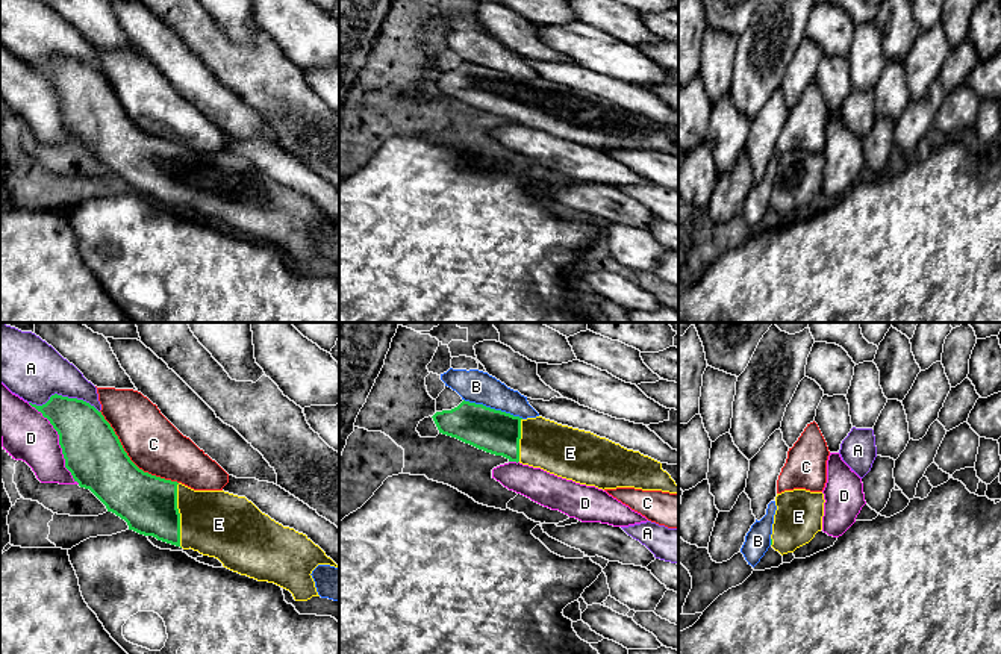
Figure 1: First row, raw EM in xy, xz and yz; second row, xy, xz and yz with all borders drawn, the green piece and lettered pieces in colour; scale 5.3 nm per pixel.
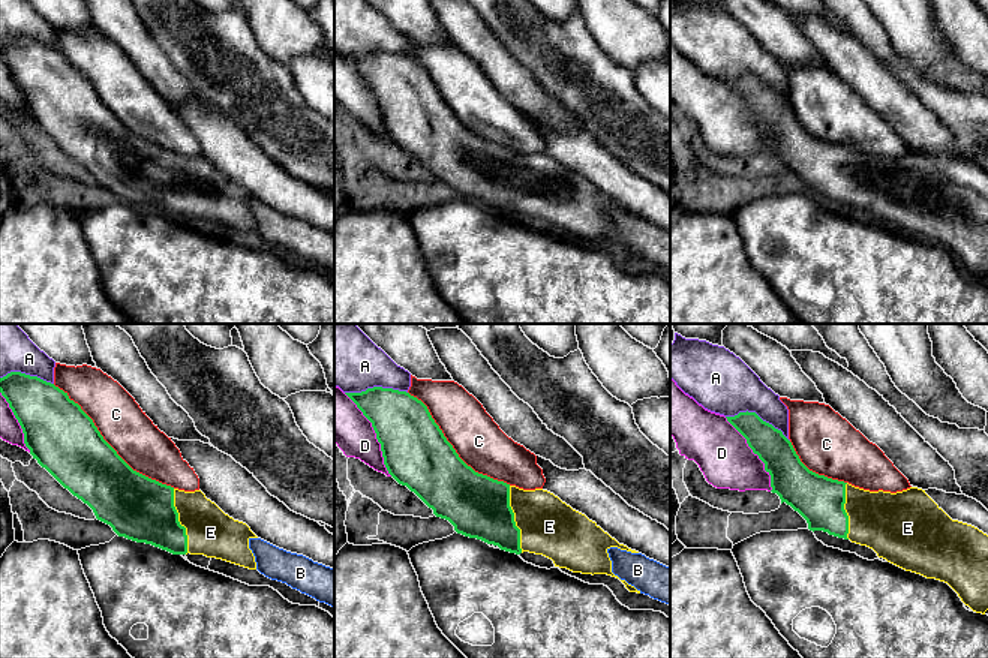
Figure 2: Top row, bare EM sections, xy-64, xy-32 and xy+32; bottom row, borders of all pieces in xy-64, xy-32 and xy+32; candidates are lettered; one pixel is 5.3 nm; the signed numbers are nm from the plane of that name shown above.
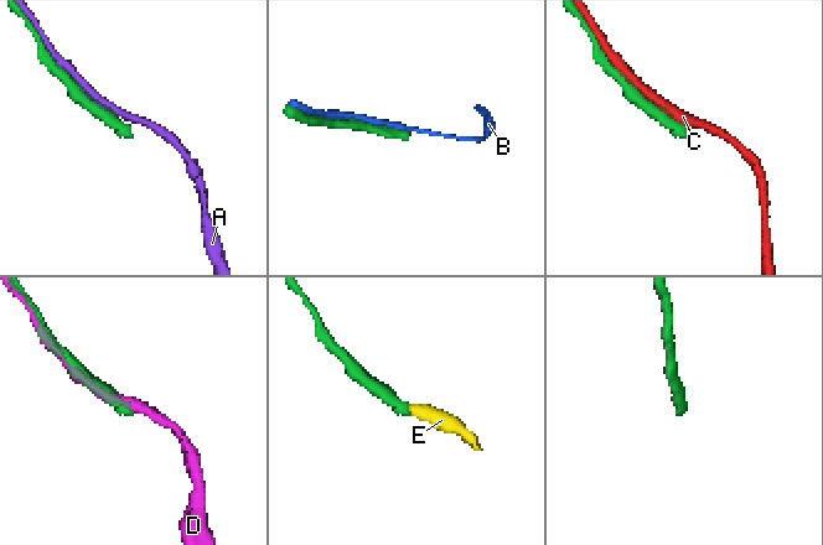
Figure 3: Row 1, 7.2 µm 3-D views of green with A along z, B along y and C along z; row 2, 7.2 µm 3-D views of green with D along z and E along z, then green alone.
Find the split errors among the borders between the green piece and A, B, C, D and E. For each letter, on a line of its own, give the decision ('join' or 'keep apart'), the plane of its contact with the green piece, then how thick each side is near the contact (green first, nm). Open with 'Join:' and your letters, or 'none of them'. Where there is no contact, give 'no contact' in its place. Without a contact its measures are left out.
Join: E
A: keep apart; contact in xy; calibres 280 and 320 nm
B: keep apart; contact in xz; calibres 240 and 180 nm
C: keep apart; contact in xy; calibres 320 and 300 nm
D: keep apart; contact in xy; calibres 320 and 280 nm
E: join; contact in xy; calibres 300 and 360 nm

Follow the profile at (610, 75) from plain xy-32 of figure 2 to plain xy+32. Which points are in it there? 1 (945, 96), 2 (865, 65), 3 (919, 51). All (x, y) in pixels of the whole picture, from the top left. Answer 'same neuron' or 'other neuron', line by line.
1: same neuron
2: other neuron
3: other neuron

